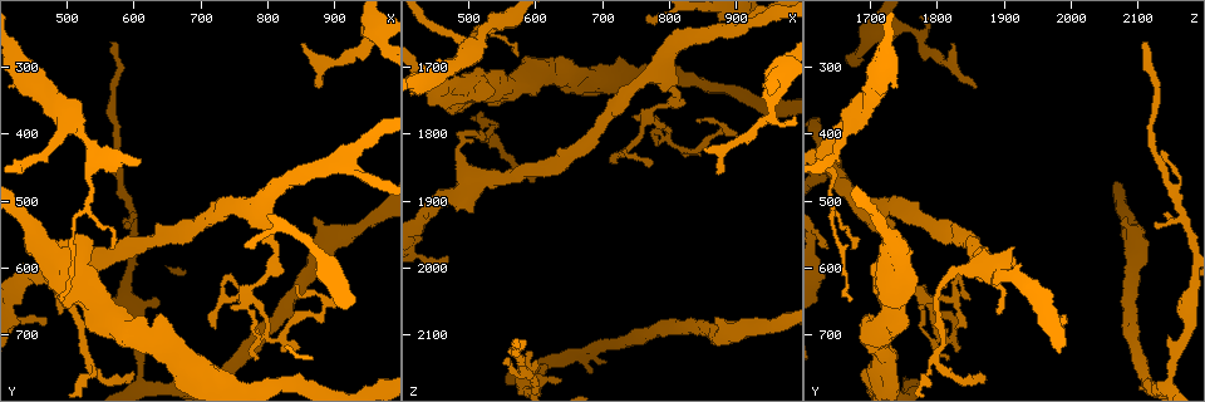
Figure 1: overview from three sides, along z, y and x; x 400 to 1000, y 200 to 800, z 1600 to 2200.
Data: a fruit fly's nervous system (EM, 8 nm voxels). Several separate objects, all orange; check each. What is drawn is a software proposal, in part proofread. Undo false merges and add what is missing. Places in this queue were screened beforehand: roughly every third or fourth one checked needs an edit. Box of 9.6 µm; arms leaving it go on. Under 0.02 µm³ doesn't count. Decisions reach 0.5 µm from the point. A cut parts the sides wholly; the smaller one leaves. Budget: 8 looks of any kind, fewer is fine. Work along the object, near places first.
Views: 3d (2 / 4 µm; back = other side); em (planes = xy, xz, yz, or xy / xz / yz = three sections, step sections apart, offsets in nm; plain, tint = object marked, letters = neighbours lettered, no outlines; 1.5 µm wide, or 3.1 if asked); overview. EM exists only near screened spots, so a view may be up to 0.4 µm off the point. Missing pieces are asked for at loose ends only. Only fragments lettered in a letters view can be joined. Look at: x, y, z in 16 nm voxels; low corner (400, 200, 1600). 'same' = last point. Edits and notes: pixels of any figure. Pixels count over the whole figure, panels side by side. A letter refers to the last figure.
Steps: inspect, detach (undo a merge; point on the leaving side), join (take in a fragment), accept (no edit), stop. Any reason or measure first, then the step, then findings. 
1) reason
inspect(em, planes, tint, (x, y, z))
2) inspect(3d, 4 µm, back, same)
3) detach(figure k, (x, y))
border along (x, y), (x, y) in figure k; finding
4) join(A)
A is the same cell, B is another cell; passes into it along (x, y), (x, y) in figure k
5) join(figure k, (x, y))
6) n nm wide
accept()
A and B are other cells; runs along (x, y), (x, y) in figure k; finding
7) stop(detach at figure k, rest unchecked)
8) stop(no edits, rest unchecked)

abrupt turn
inspect(3d, 2 µm, (610, 765, 2145))

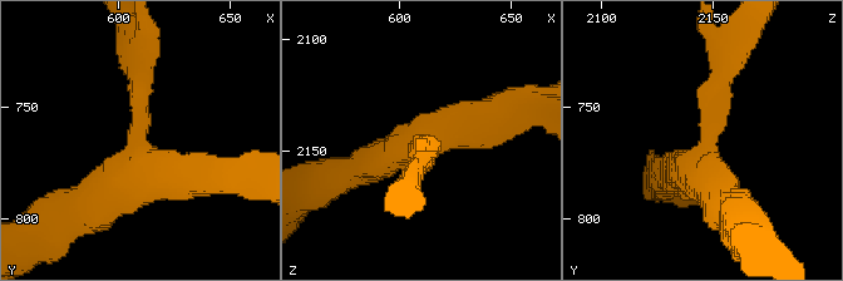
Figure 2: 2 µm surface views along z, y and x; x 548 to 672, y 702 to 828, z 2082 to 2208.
3 arms; arms of 190, 220, 280 nm
inspect(em, planes, tint, (608, 769, 2147))

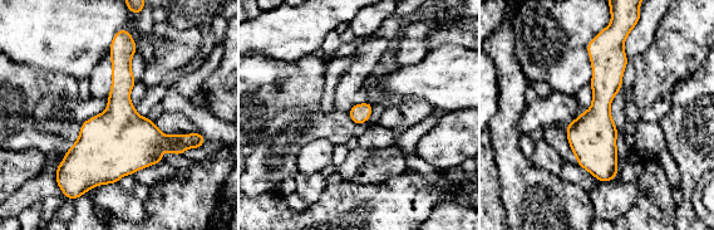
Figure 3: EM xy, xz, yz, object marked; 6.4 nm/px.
inspect(em, planes, letters, same)

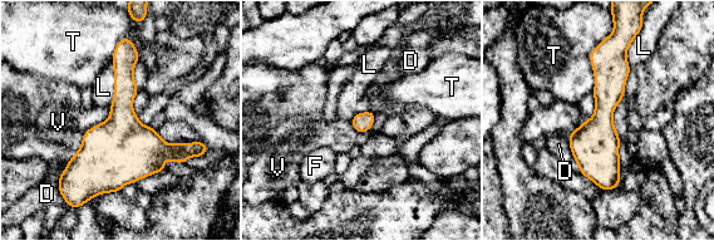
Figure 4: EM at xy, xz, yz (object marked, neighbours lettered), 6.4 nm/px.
accept()
D, F, L, T and V are other cells; runs along (609, 45), (606, 186) in figure 4; all the same neuron

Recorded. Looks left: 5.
tapers out
inspect(3d, 4 µm, (490, 670, 1890))

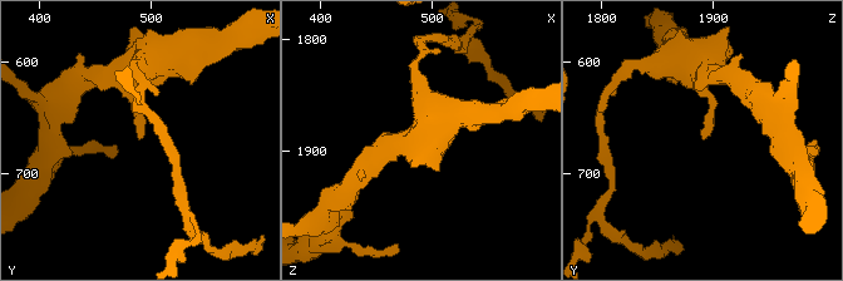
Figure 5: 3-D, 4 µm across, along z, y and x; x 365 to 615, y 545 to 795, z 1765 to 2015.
inspect(em, planes, tint, (492, 664, 1890))

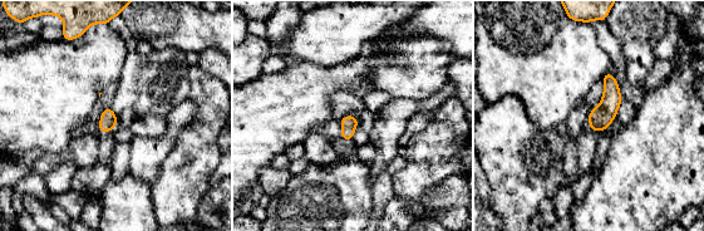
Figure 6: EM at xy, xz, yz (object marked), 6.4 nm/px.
what lies round it
inspect(em, planes, letters, same)

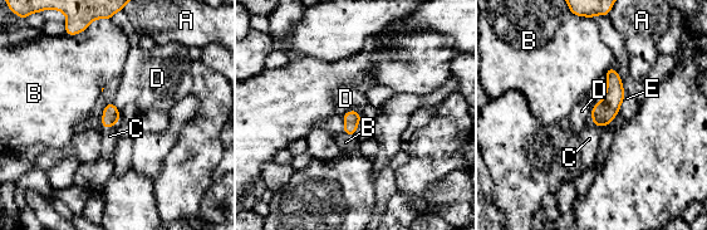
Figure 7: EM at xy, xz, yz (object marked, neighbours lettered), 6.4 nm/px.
D touches over 180 nm
join(C)
C is the same cell, A, B, D and E are other cells; it goes on there

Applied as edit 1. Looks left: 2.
stop(join at figure 7, rest unchecked)

